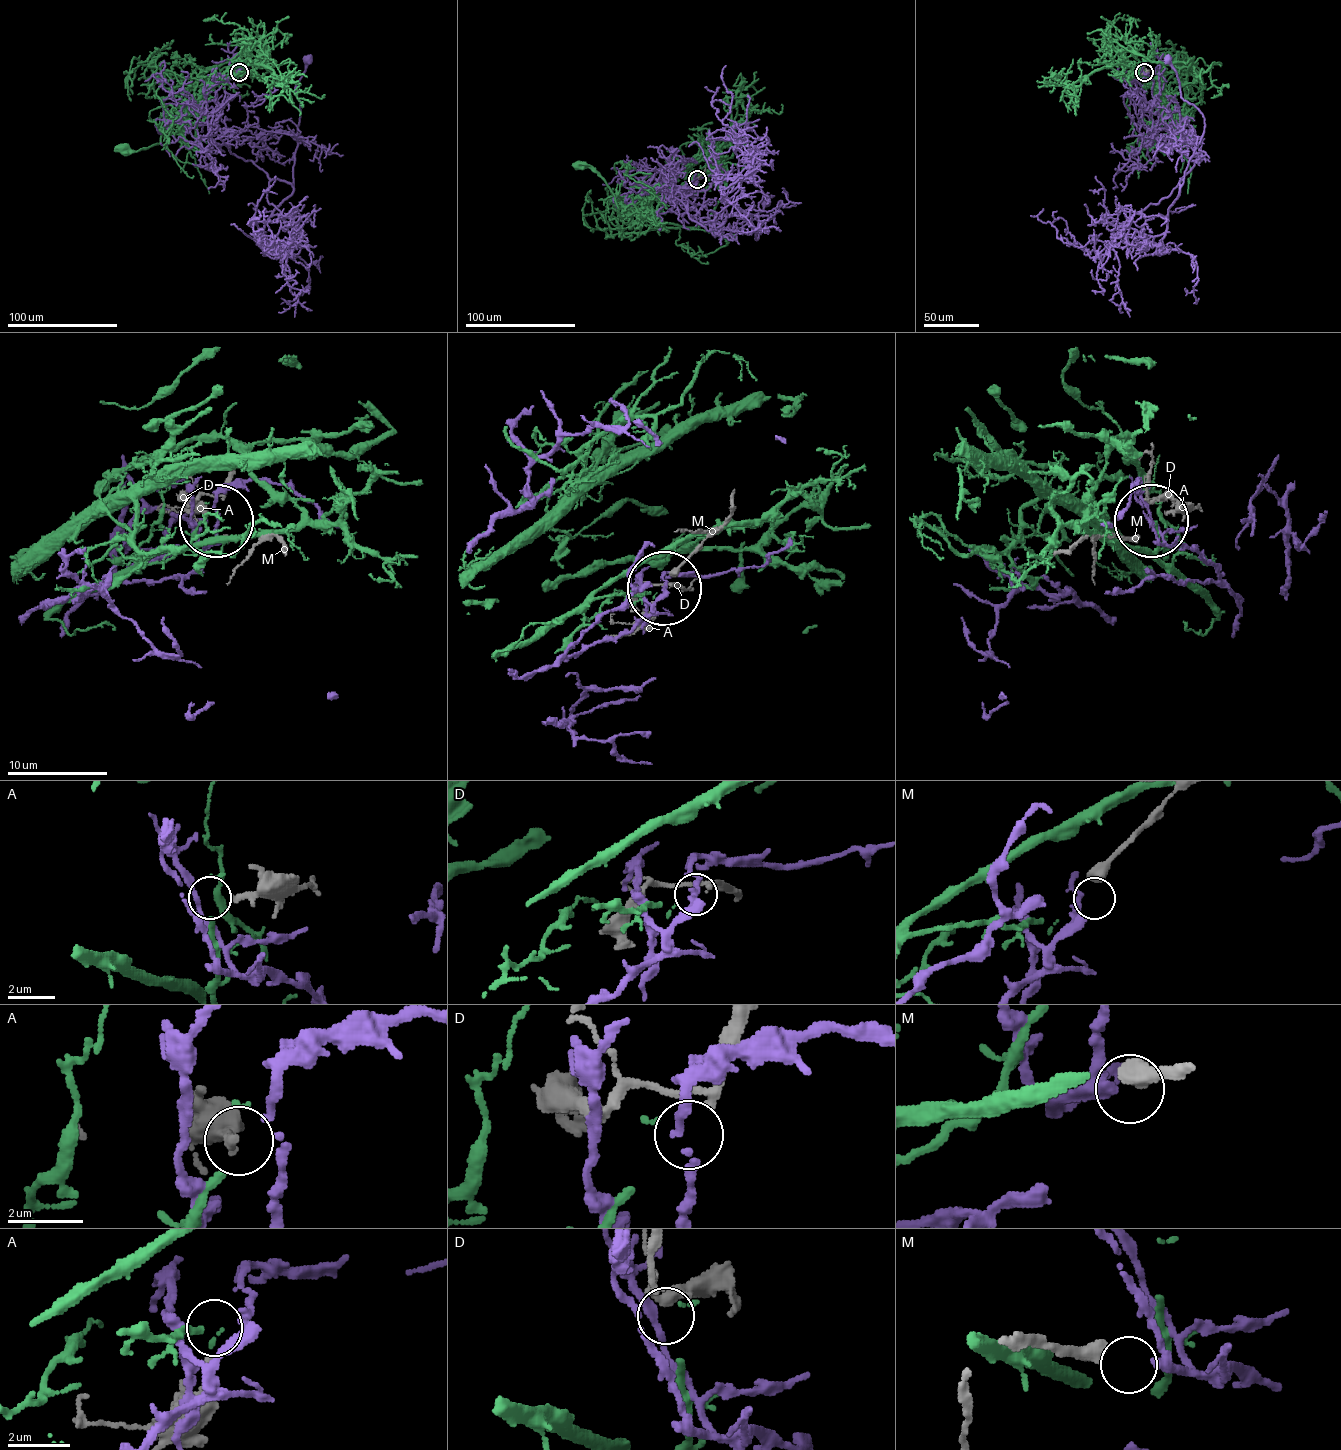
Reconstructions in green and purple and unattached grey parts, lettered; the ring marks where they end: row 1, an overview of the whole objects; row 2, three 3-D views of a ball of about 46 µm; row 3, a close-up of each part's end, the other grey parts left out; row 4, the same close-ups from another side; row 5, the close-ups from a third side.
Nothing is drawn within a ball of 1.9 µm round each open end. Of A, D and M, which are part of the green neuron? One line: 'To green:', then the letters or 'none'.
To green: D

